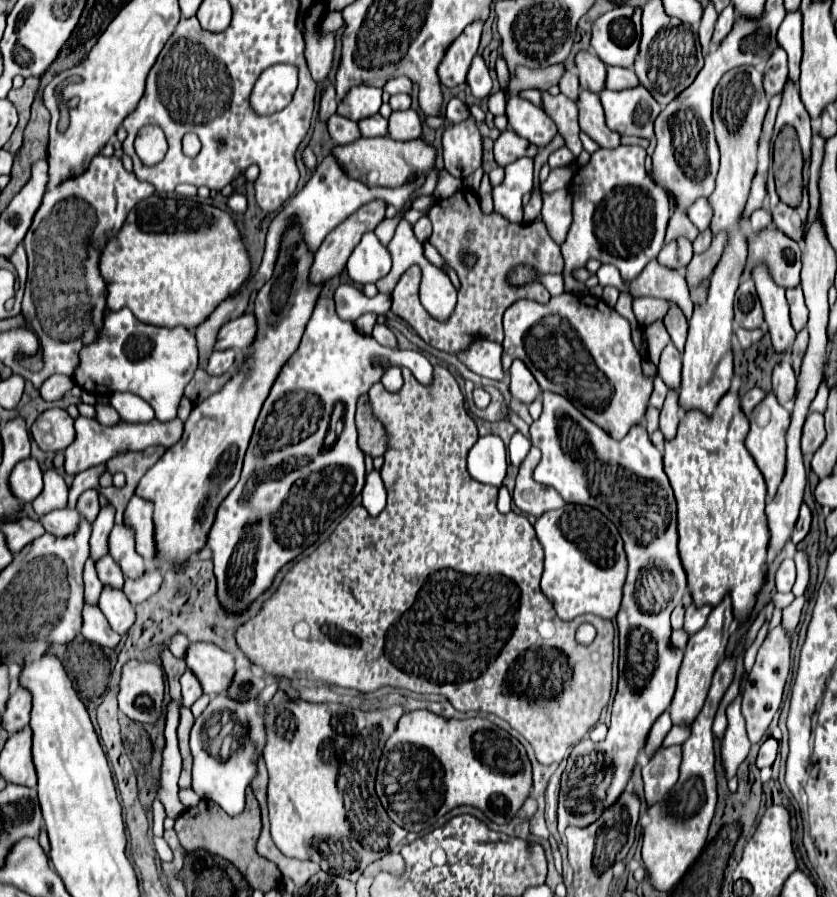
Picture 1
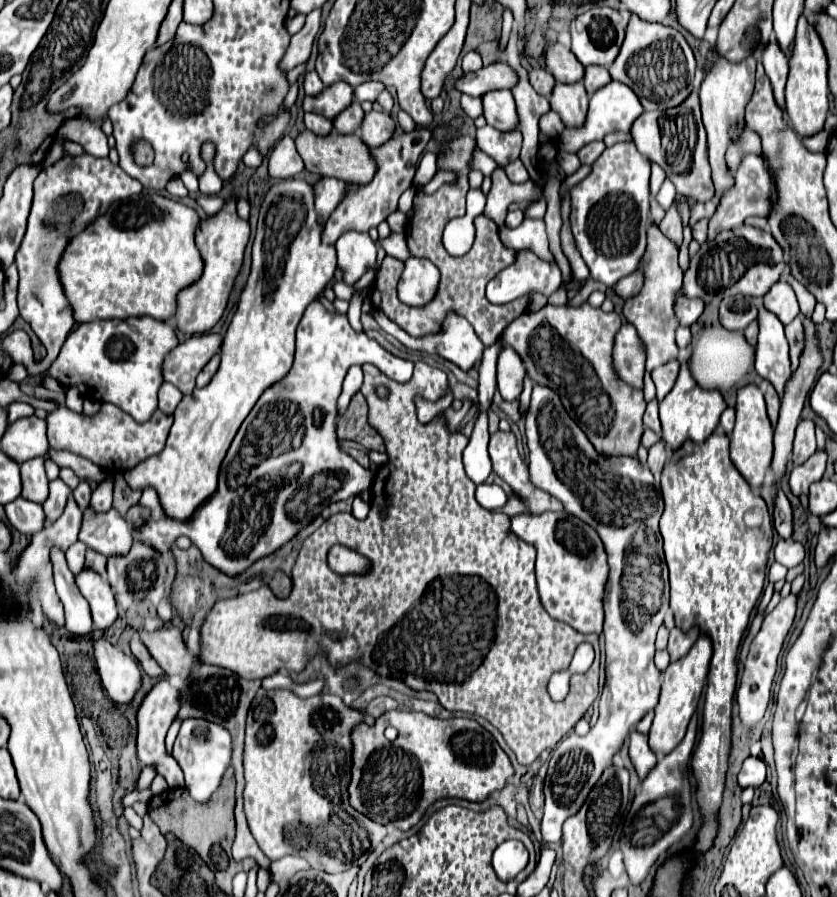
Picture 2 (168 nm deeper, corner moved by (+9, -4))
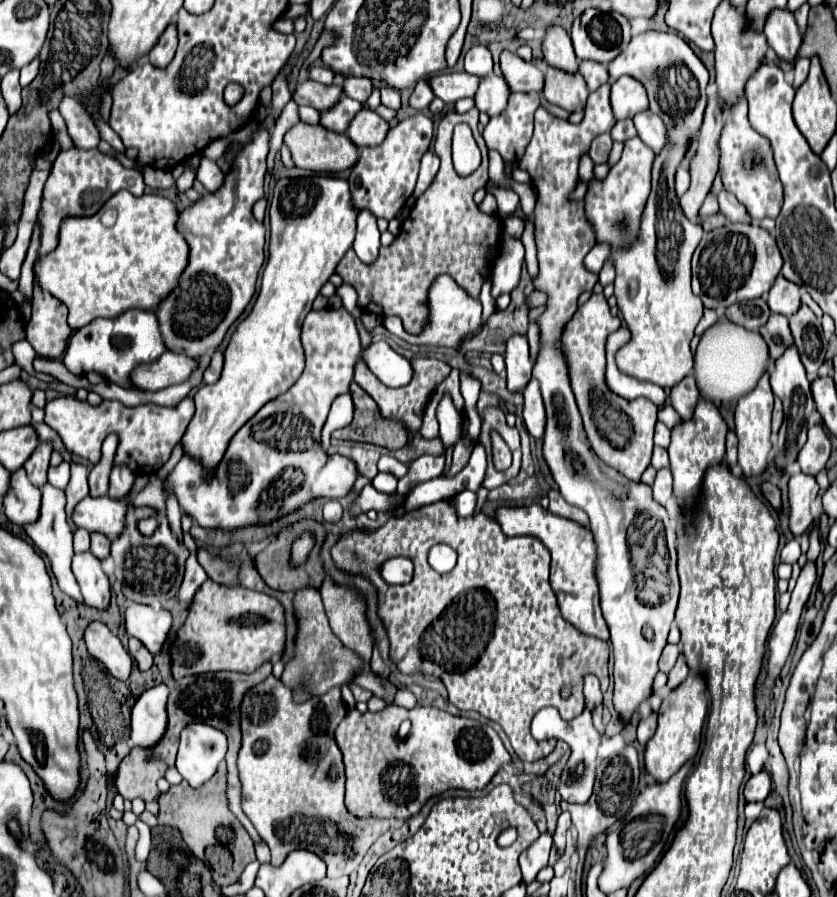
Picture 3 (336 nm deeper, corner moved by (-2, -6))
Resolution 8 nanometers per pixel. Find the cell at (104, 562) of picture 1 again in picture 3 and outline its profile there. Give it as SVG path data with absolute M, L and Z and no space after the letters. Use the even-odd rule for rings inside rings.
M98 531L96 533L90 533L90 539L92 539L90 551L98 559L106 559L110 555L110 539L106 539L106 535L98 535Z

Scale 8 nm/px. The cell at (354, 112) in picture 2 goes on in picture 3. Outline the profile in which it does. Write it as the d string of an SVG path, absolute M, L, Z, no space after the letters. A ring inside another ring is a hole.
M340 97L340 101L332 107L320 113L320 125L326 127L328 131L336 133L346 133L346 127L350 119L362 109L362 103L350 99L350 97Z

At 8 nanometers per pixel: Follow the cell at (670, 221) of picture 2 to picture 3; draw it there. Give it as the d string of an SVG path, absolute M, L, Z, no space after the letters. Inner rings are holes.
M710 95L698 135L698 147L694 159L690 159L690 189L680 199L684 215L690 221L698 217L698 209L704 203L718 173L718 139L722 127L722 103L718 103L716 95Z

